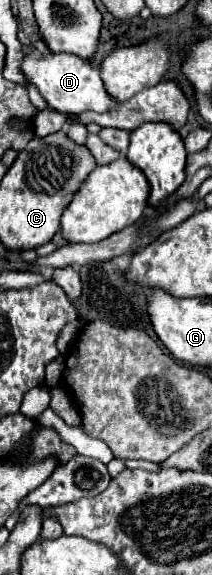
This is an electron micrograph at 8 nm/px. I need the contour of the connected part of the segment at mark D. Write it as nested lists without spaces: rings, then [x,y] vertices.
[[[51,53],[45,57],[27,55],[23,59],[21,71],[25,73],[27,81],[37,85],[45,101],[61,113],[69,113],[69,115],[79,115],[85,111],[105,113],[119,105],[119,101],[107,93],[99,67],[93,67],[87,59],[81,59],[77,55],[71,55],[71,53],[59,53],[59,55]]]

